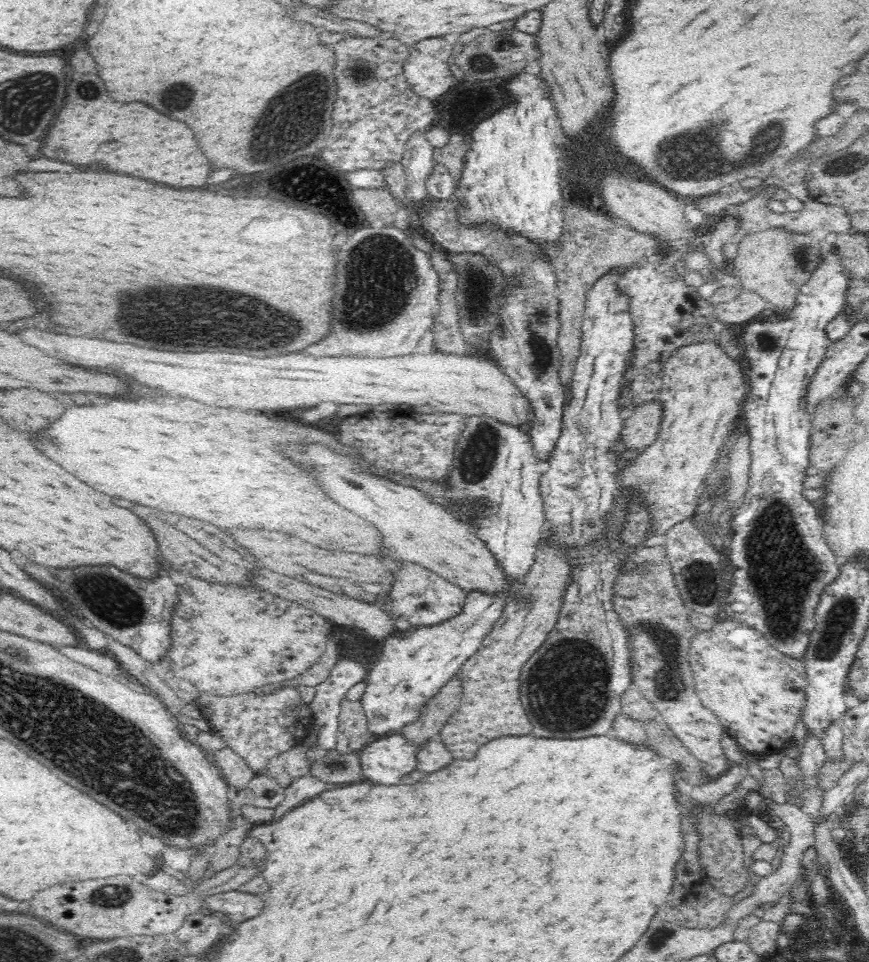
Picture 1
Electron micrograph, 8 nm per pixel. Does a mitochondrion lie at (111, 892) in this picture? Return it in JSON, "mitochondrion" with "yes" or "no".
{"mitochondrion":"yes"}

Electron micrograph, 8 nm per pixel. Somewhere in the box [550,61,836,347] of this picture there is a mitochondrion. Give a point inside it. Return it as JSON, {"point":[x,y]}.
{"point":[692,159]}

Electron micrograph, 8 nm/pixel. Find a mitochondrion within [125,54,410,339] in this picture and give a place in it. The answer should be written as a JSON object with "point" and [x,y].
{"point":[275,143]}

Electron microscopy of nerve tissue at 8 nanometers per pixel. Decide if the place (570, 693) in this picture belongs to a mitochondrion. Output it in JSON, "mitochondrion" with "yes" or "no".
{"mitochondrion":"yes"}

